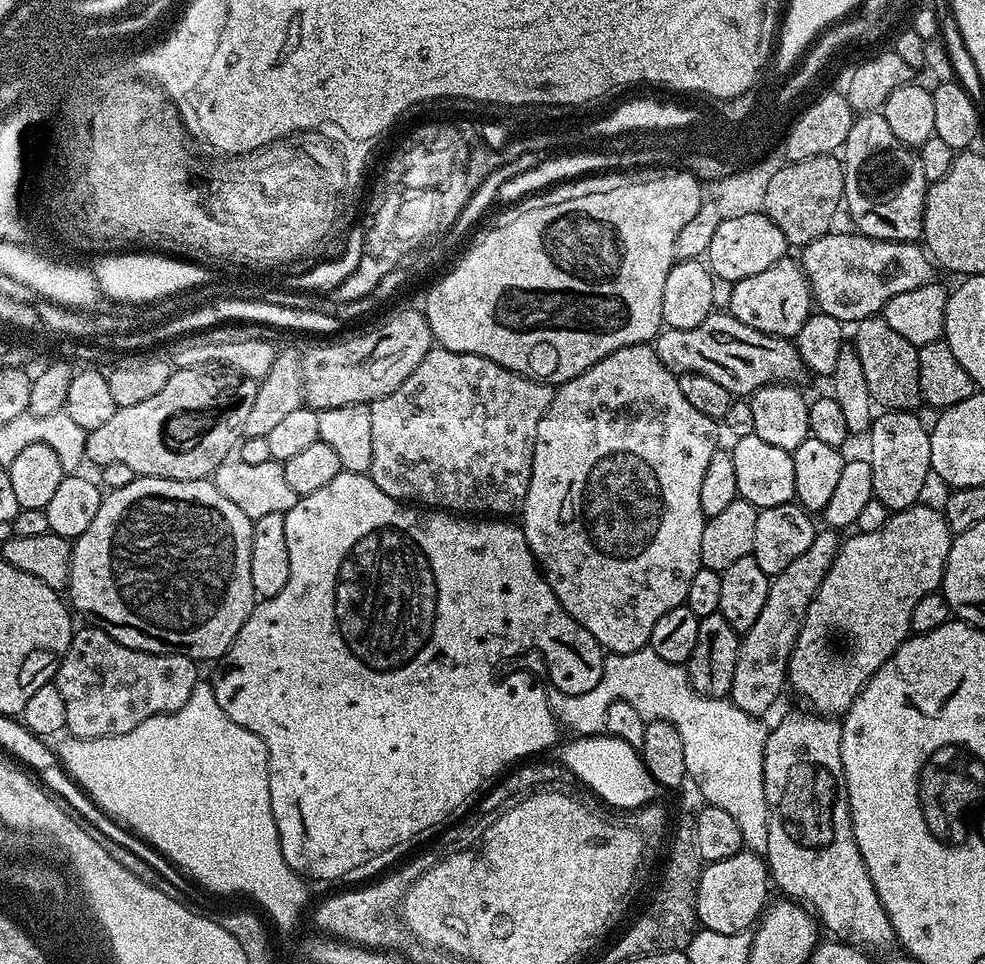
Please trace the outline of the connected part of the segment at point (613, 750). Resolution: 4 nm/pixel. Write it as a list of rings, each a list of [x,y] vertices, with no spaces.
[[[607,734],[576,736],[560,750],[557,761],[582,785],[588,786],[600,799],[614,810],[645,806],[660,794],[659,784],[646,770],[639,749],[620,738]]]

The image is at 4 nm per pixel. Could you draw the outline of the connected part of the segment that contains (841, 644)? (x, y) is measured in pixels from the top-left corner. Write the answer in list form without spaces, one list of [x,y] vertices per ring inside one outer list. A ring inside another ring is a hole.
[[[917,502],[913,504],[911,508],[904,508],[901,512],[891,513],[886,522],[886,526],[882,526],[882,530],[856,532],[852,534],[849,540],[845,539],[843,543],[841,543],[838,554],[834,558],[834,562],[830,566],[826,578],[822,578],[822,586],[818,586],[818,594],[814,594],[814,598],[806,610],[806,618],[802,622],[800,633],[796,639],[796,645],[790,654],[790,662],[788,663],[787,683],[790,685],[790,688],[793,688],[793,690],[809,704],[805,705],[807,705],[813,713],[823,714],[829,718],[836,718],[847,712],[849,706],[854,702],[854,698],[858,698],[858,694],[866,686],[868,679],[891,658],[894,654],[894,650],[898,650],[898,646],[902,646],[902,642],[908,639],[912,632],[910,614],[914,610],[914,605],[918,603],[918,598],[935,592],[941,587],[944,579],[946,558],[948,557],[948,551],[952,545],[952,537],[954,534],[948,528],[948,523],[946,522],[943,511],[941,511],[939,507],[931,508],[930,505],[924,503],[925,502]]]

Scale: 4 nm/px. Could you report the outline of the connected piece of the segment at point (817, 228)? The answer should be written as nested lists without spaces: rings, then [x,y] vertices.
[[[839,155],[815,156],[784,165],[767,185],[763,208],[774,226],[782,230],[789,245],[803,246],[825,236],[833,227],[836,211],[844,199],[844,166]]]

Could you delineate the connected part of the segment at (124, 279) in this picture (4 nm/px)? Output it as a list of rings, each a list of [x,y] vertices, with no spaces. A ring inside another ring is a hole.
[[[128,252],[125,256],[104,256],[96,264],[94,275],[100,291],[109,301],[123,302],[127,305],[147,306],[153,302],[178,295],[188,289],[196,288],[206,282],[206,273],[200,265],[188,263],[185,259],[165,259],[160,254],[151,256],[148,252]]]

